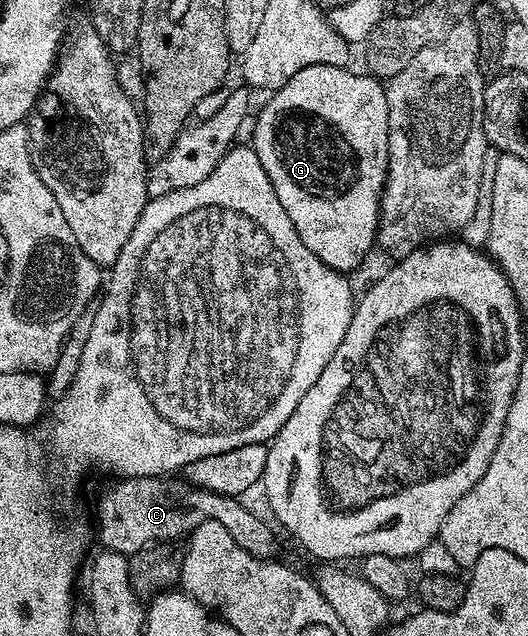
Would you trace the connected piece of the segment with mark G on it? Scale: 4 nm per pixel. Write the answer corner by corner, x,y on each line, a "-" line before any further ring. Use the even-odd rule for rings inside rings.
314,65
305,67
289,79
281,88
274,90
271,97
263,105
259,118
255,121
255,142
253,148
257,159
261,159
261,167
265,167
265,175
269,175
269,183
273,183
277,199
285,207
285,215
293,223
297,235
301,235
301,243
321,259
329,268
344,275
350,274
350,269
355,269
367,257
367,252
377,245
379,235
379,201
383,197
383,186
387,183
387,164
389,163
389,111
387,110
386,88
374,76
366,72
354,73
351,67
341,65

